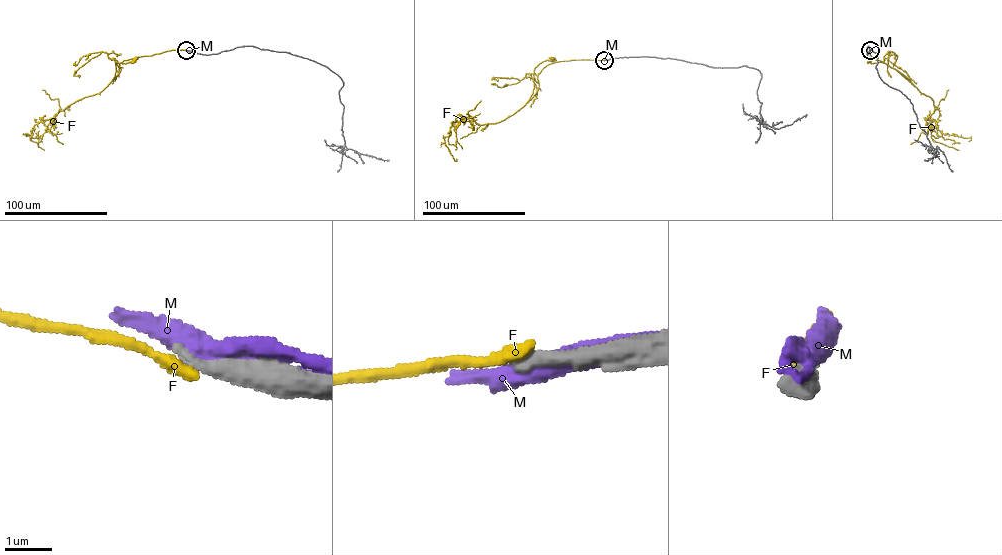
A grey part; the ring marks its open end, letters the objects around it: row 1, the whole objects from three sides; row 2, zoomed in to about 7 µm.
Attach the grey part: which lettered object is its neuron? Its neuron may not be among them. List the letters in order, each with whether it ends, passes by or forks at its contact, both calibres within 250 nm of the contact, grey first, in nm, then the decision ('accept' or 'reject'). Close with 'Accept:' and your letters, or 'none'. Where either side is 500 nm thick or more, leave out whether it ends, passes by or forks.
F: it ends | 340/280 nm | reject
M: it passes by | 460/360 nm | reject
Accept: none

